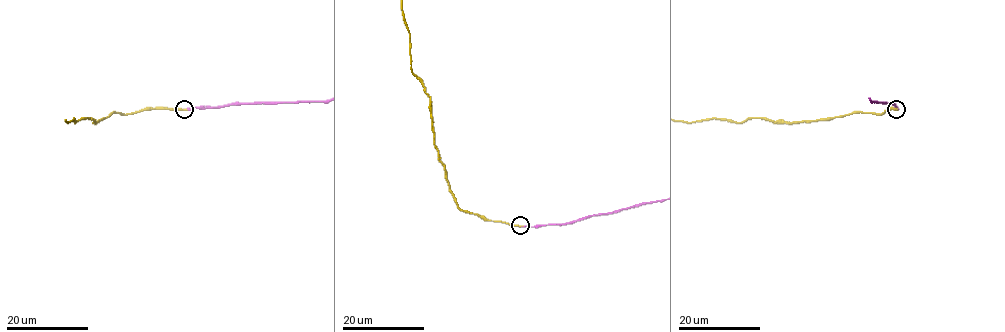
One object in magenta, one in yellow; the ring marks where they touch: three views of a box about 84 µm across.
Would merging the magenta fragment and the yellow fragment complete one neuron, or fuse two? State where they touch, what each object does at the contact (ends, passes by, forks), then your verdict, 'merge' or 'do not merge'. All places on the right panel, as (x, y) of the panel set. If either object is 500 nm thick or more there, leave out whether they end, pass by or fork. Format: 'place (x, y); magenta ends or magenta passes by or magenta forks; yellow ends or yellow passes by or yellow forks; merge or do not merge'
place (896, 109); magenta ends; yellow ends; merge

